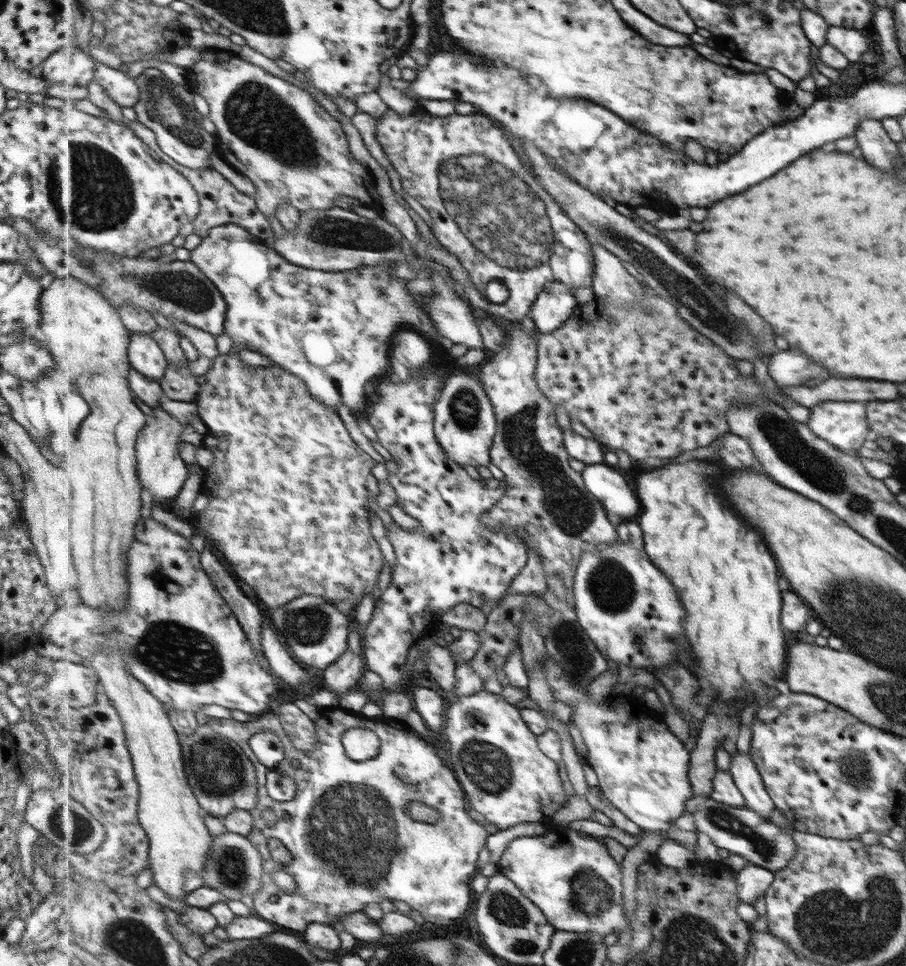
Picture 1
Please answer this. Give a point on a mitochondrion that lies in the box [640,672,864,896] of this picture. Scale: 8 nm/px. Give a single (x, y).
(724, 819)

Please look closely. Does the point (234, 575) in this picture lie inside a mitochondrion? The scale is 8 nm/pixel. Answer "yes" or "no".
no

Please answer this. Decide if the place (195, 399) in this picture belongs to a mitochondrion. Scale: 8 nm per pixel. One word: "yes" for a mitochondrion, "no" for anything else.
no

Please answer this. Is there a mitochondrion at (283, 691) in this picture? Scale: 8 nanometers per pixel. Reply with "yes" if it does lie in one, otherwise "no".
no

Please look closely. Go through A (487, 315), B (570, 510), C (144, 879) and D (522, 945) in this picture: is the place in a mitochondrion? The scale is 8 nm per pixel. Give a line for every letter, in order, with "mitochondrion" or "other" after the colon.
A: other
B: mitochondrion
C: other
D: mitochondrion

